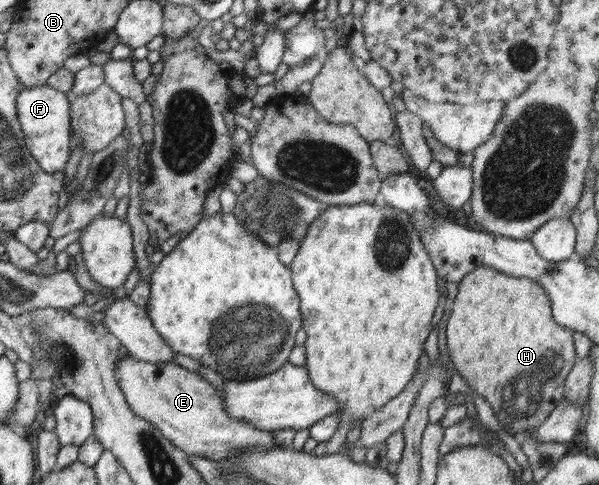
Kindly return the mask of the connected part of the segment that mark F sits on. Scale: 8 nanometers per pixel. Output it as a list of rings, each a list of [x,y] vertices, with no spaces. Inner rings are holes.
[[[37,86],[24,88],[16,99],[16,113],[24,134],[27,150],[38,166],[47,174],[63,172],[73,149],[71,117],[67,94],[51,88]]]

